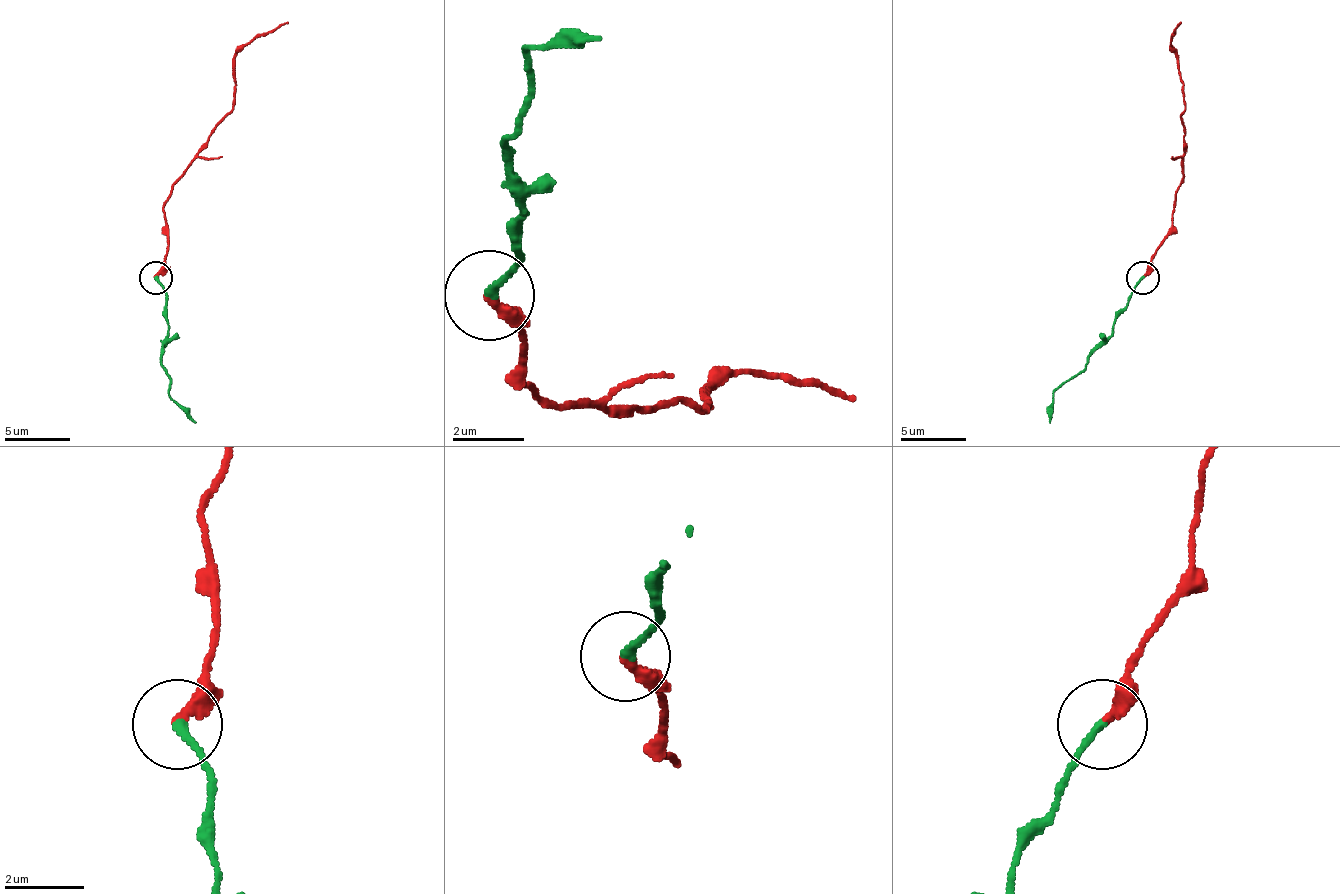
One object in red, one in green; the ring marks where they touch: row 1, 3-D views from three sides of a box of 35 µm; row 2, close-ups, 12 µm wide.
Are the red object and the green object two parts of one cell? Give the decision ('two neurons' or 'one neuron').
one neuron

